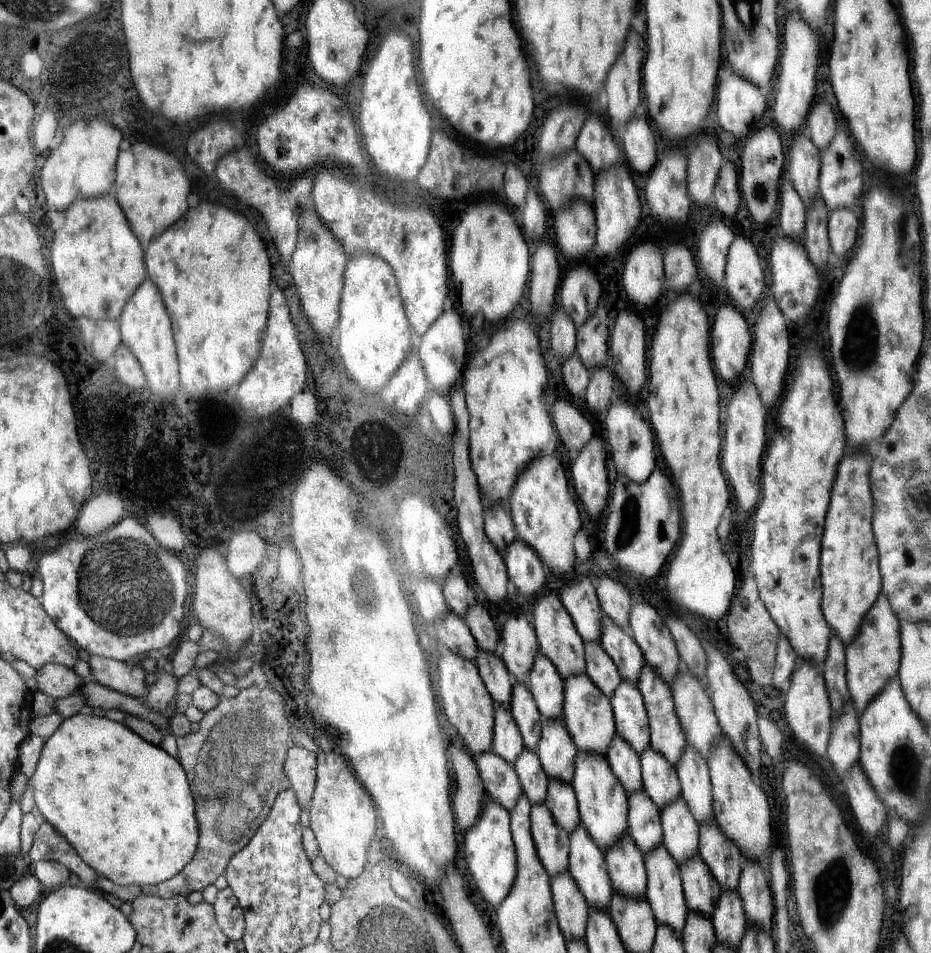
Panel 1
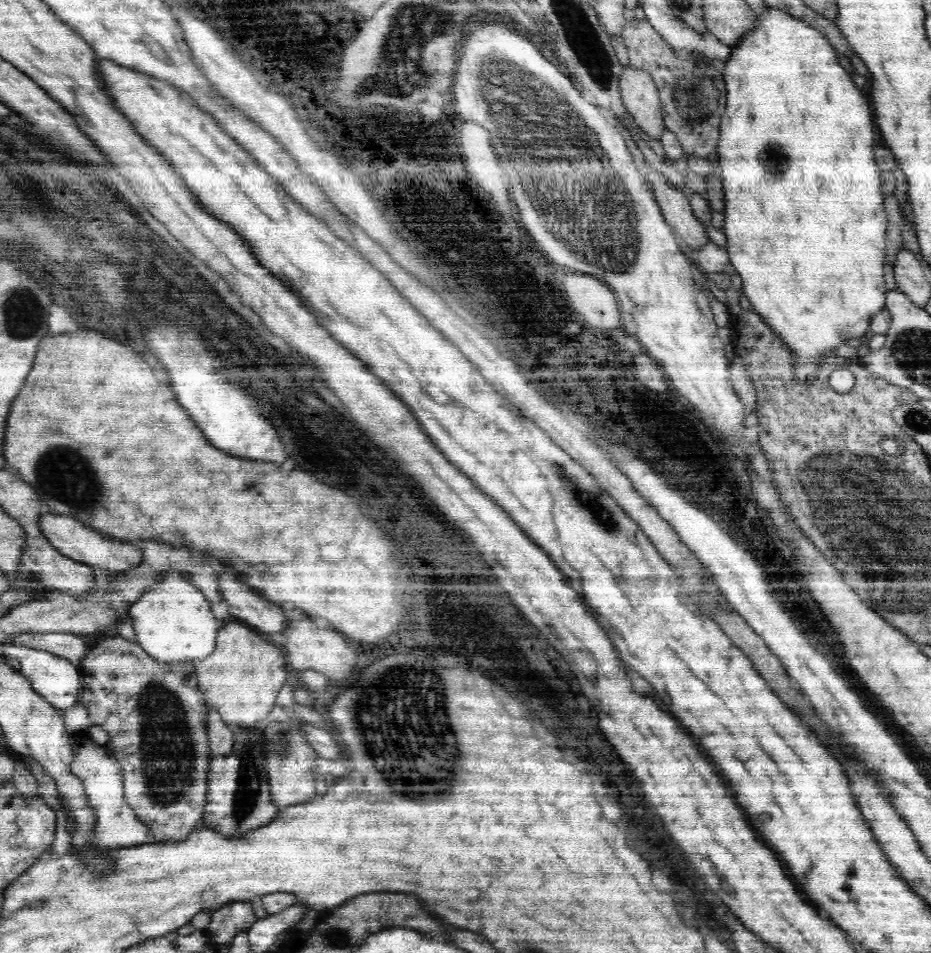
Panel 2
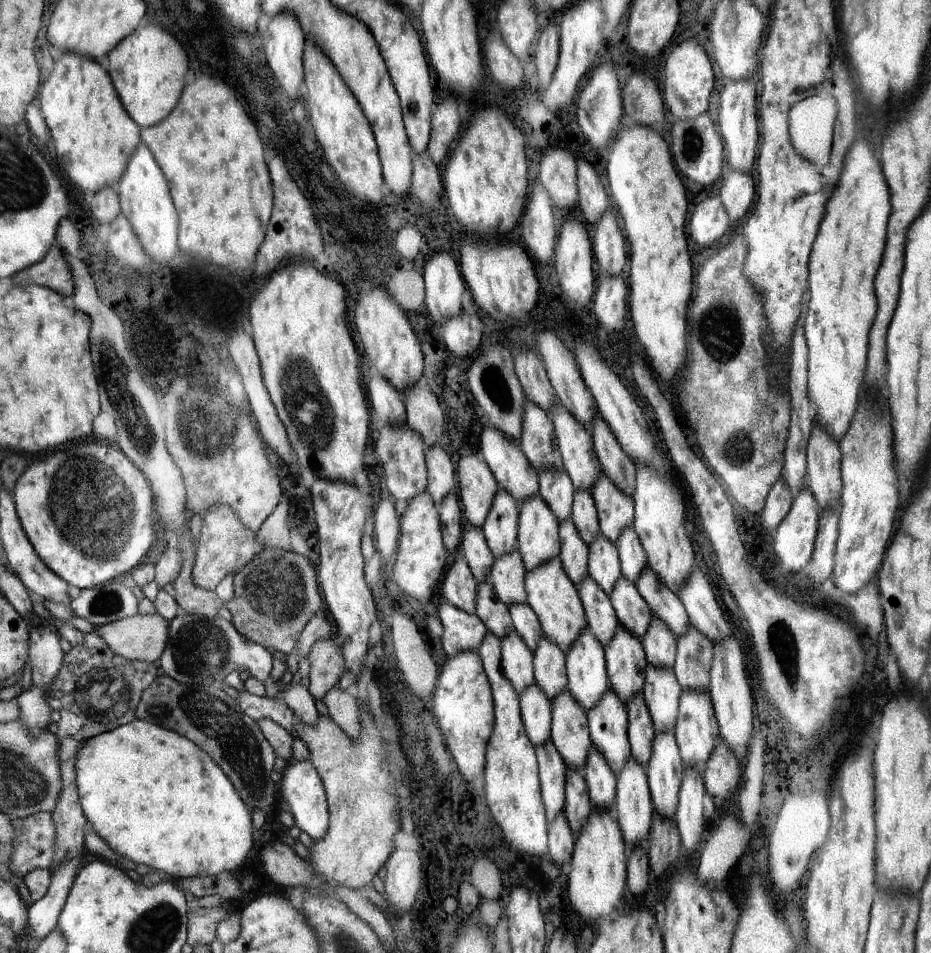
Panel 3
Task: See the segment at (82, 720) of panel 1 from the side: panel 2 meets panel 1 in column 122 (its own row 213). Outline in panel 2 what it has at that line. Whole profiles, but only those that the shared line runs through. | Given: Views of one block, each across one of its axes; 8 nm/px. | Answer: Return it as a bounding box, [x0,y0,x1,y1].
[716,7,888,386]

